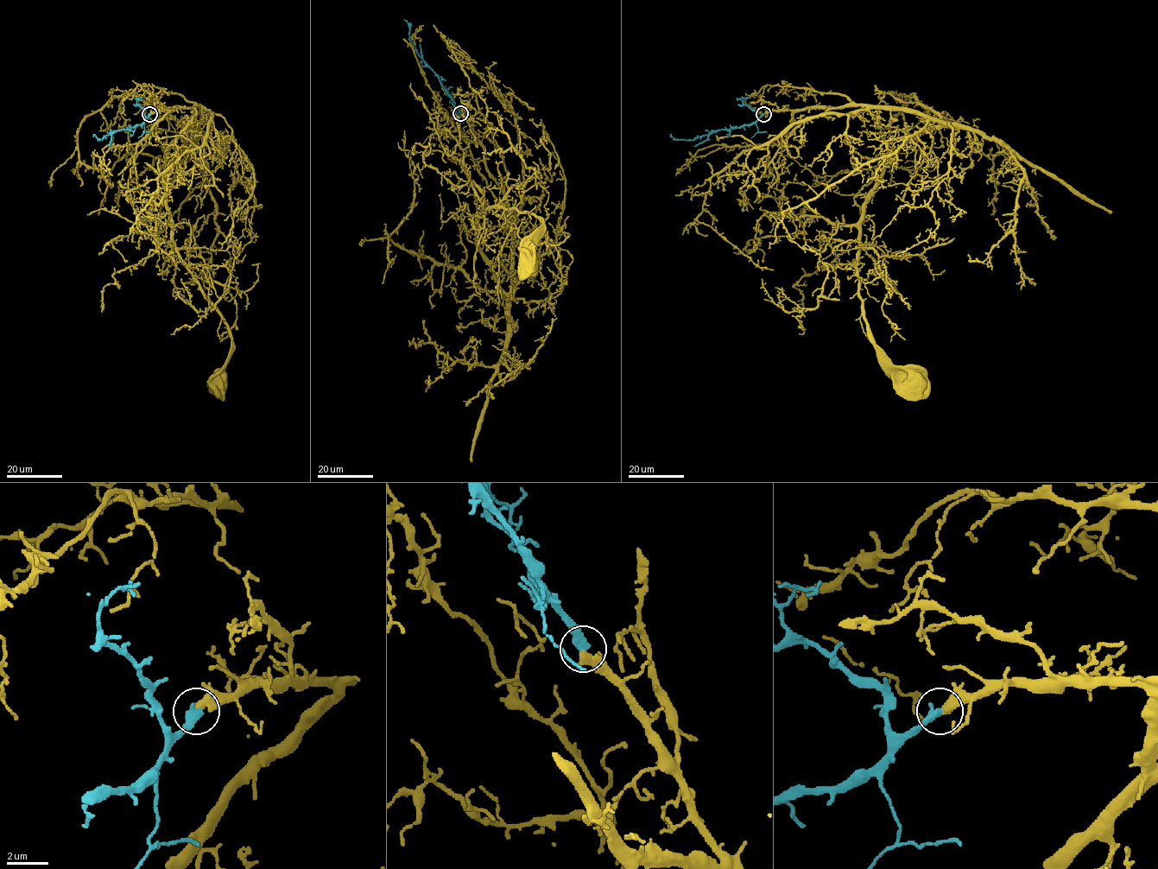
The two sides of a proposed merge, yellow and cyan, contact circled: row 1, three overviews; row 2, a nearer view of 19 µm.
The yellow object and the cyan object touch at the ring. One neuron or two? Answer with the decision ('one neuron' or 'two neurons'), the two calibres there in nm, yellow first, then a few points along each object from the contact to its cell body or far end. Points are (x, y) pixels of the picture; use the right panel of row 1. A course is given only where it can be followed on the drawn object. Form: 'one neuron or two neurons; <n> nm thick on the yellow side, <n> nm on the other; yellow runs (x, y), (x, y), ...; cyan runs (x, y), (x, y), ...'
one neuron; 440 nm thick on the yellow side, 480 nm on the other; yellow runs (763, 114), (904, 107), (943, 123), (891, 155), (866, 204), (857, 266), (873, 345), (918, 382); cyan runs (763, 114), (749, 124), (718, 130), (692, 140), (670, 136)

